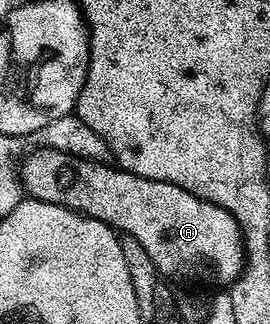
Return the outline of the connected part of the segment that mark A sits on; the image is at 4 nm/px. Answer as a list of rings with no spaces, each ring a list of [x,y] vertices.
[[[40,147],[33,155],[25,154],[19,164],[18,174],[25,196],[77,211],[80,215],[102,221],[121,236],[129,235],[141,247],[139,250],[143,258],[147,262],[149,259],[153,263],[149,264],[161,276],[177,275],[180,279],[196,279],[204,271],[205,259],[224,285],[230,285],[244,270],[244,235],[240,232],[238,221],[234,221],[226,209],[199,199],[184,187],[170,185],[166,181],[154,181],[147,175],[121,171],[115,165],[97,163],[94,159],[77,159],[67,151],[54,151],[50,147]]]

